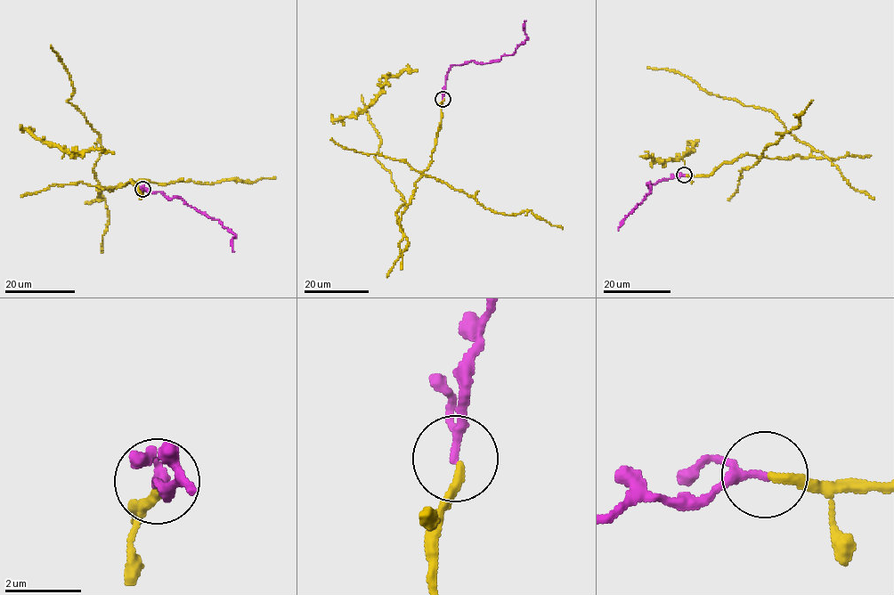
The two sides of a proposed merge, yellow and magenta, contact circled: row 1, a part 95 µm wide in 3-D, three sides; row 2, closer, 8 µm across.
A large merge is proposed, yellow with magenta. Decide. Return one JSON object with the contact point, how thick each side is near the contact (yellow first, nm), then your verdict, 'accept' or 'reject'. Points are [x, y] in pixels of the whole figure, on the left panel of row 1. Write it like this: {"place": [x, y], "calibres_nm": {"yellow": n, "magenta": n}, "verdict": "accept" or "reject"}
{"place": [142, 189], "calibres_nm": {"yellow": 240, "magenta": 180}, "verdict": "accept"}

